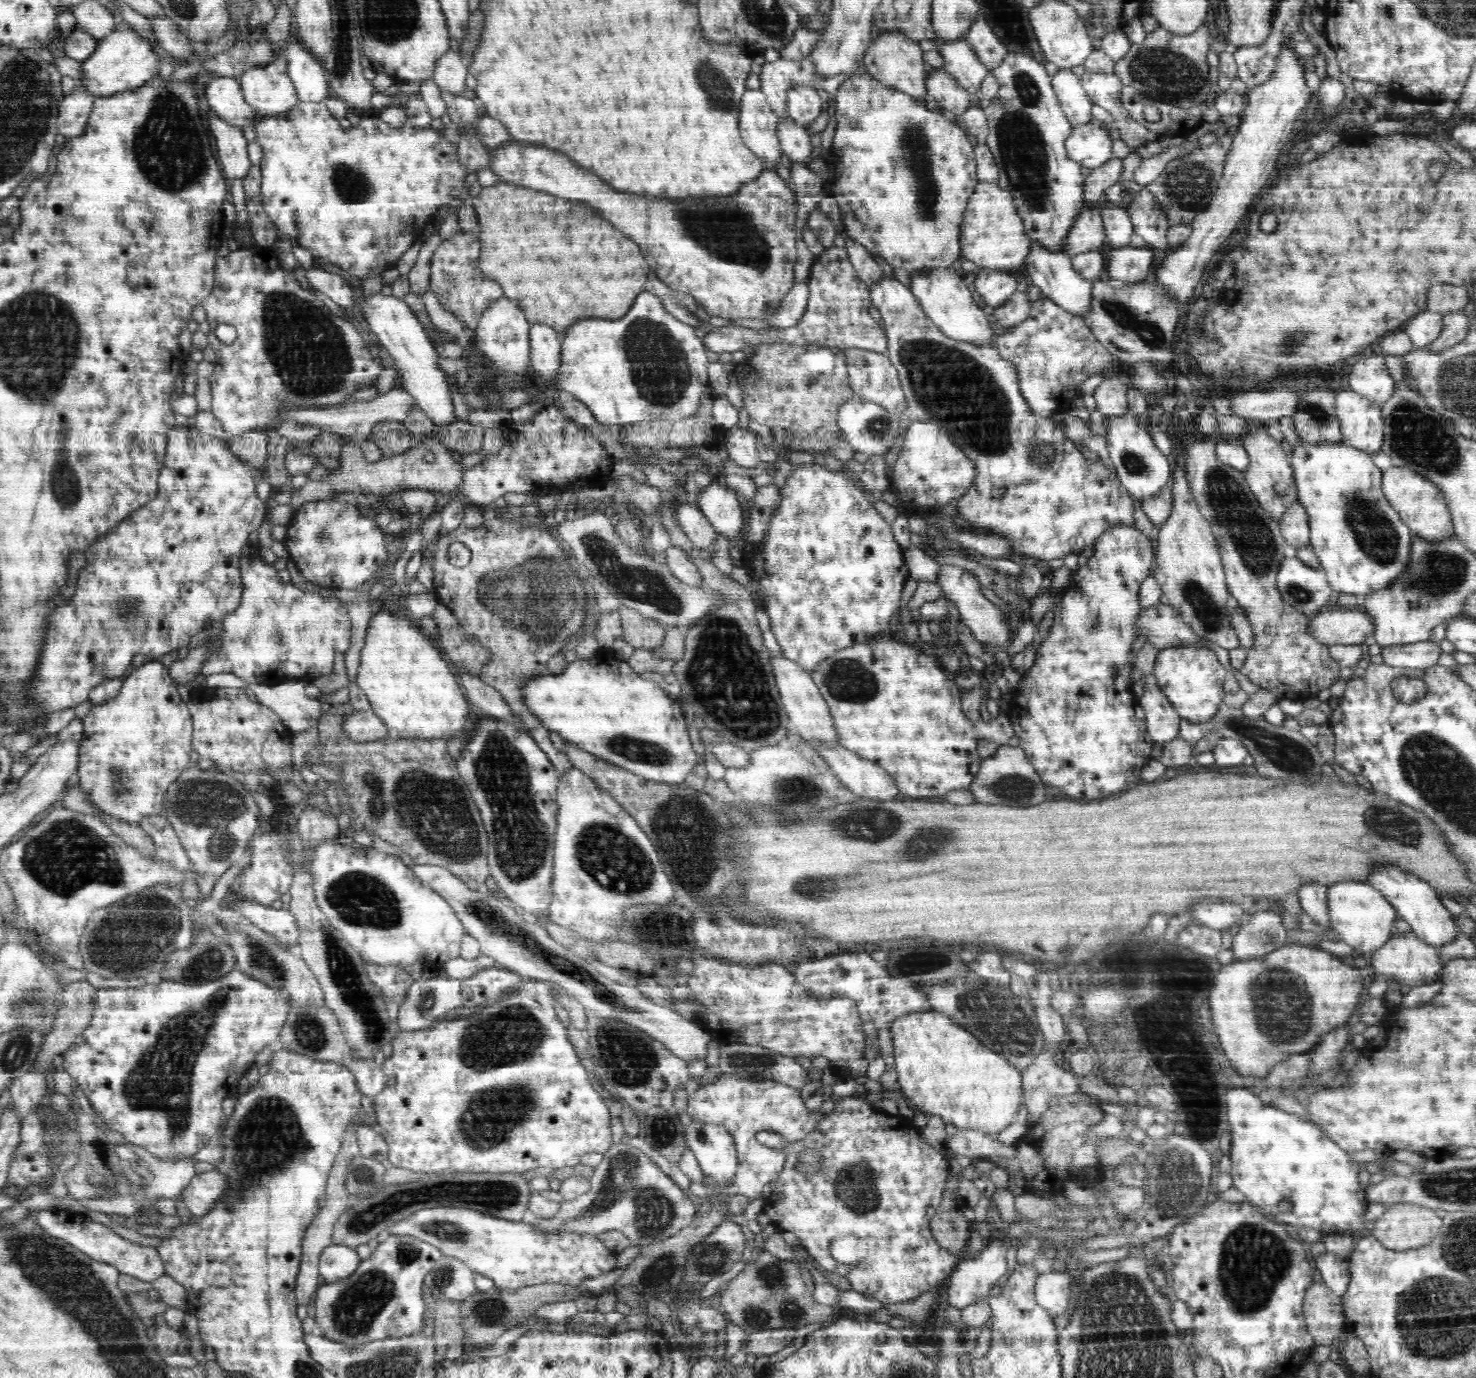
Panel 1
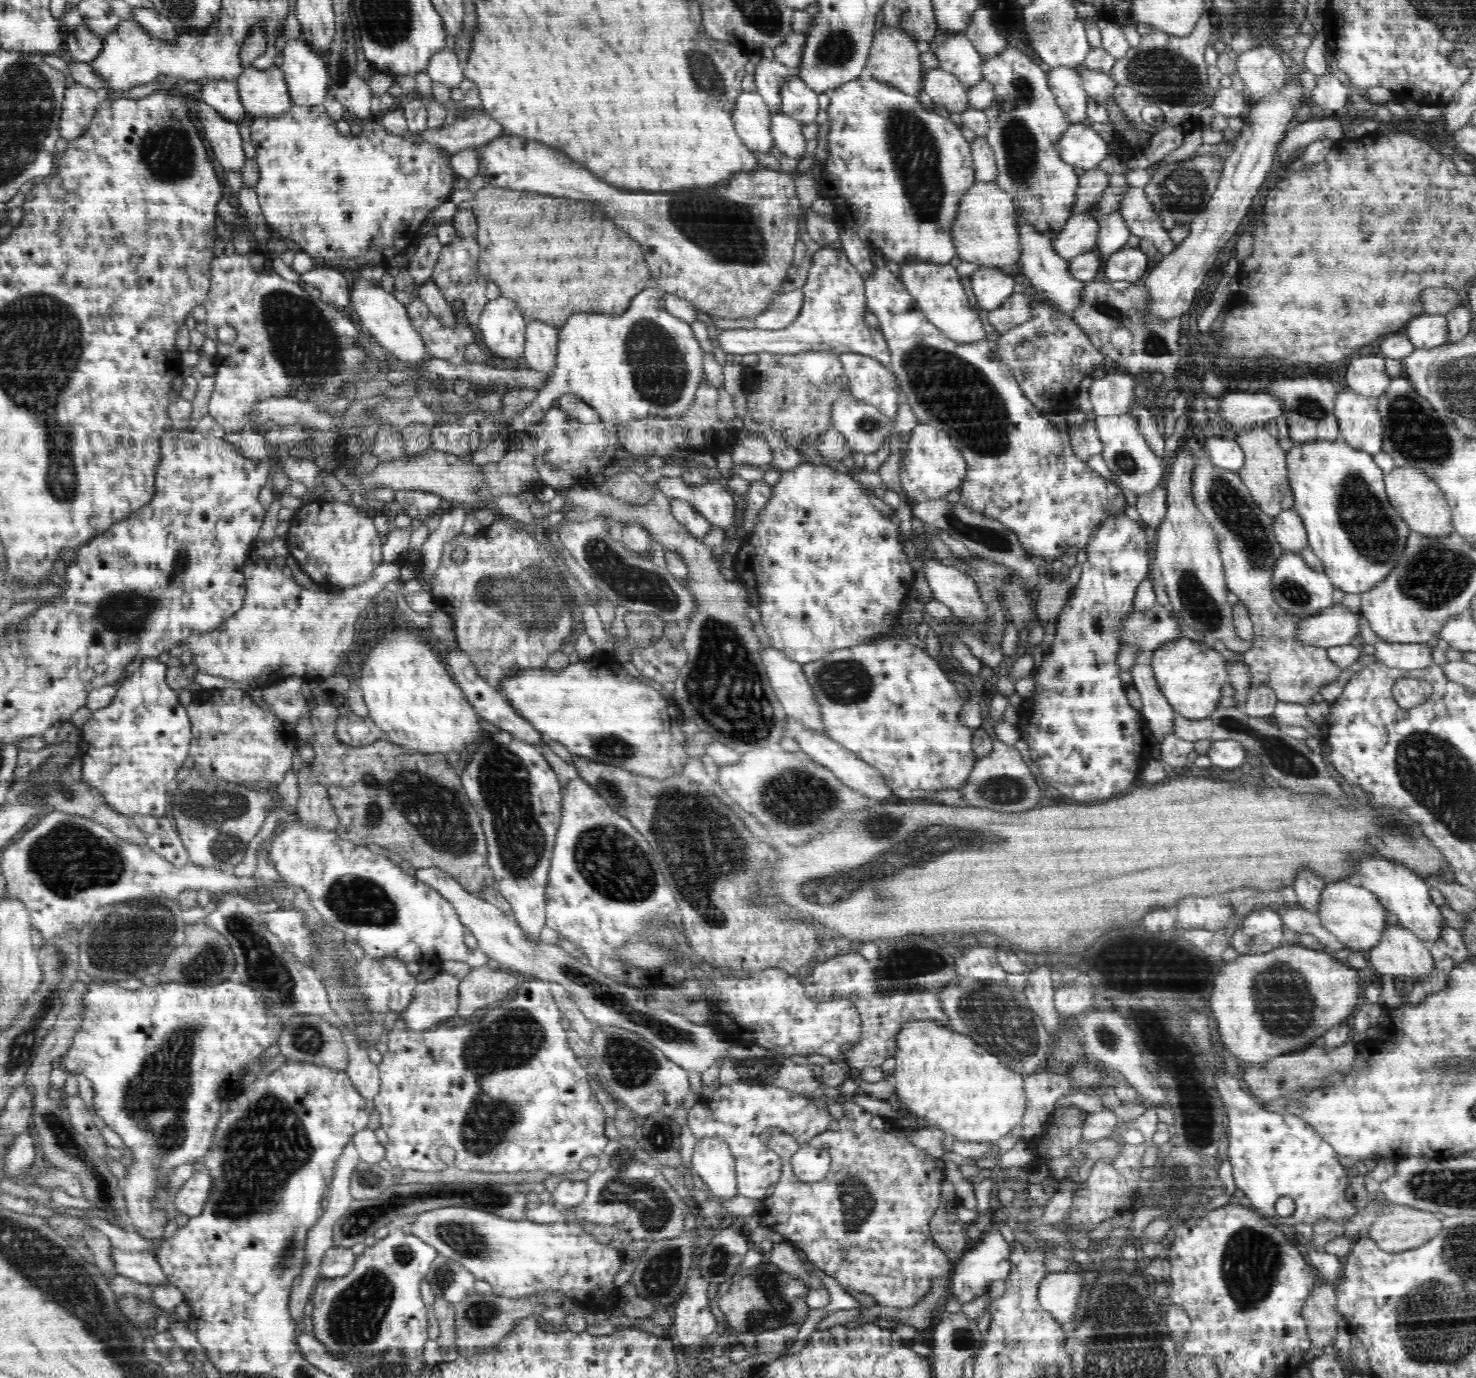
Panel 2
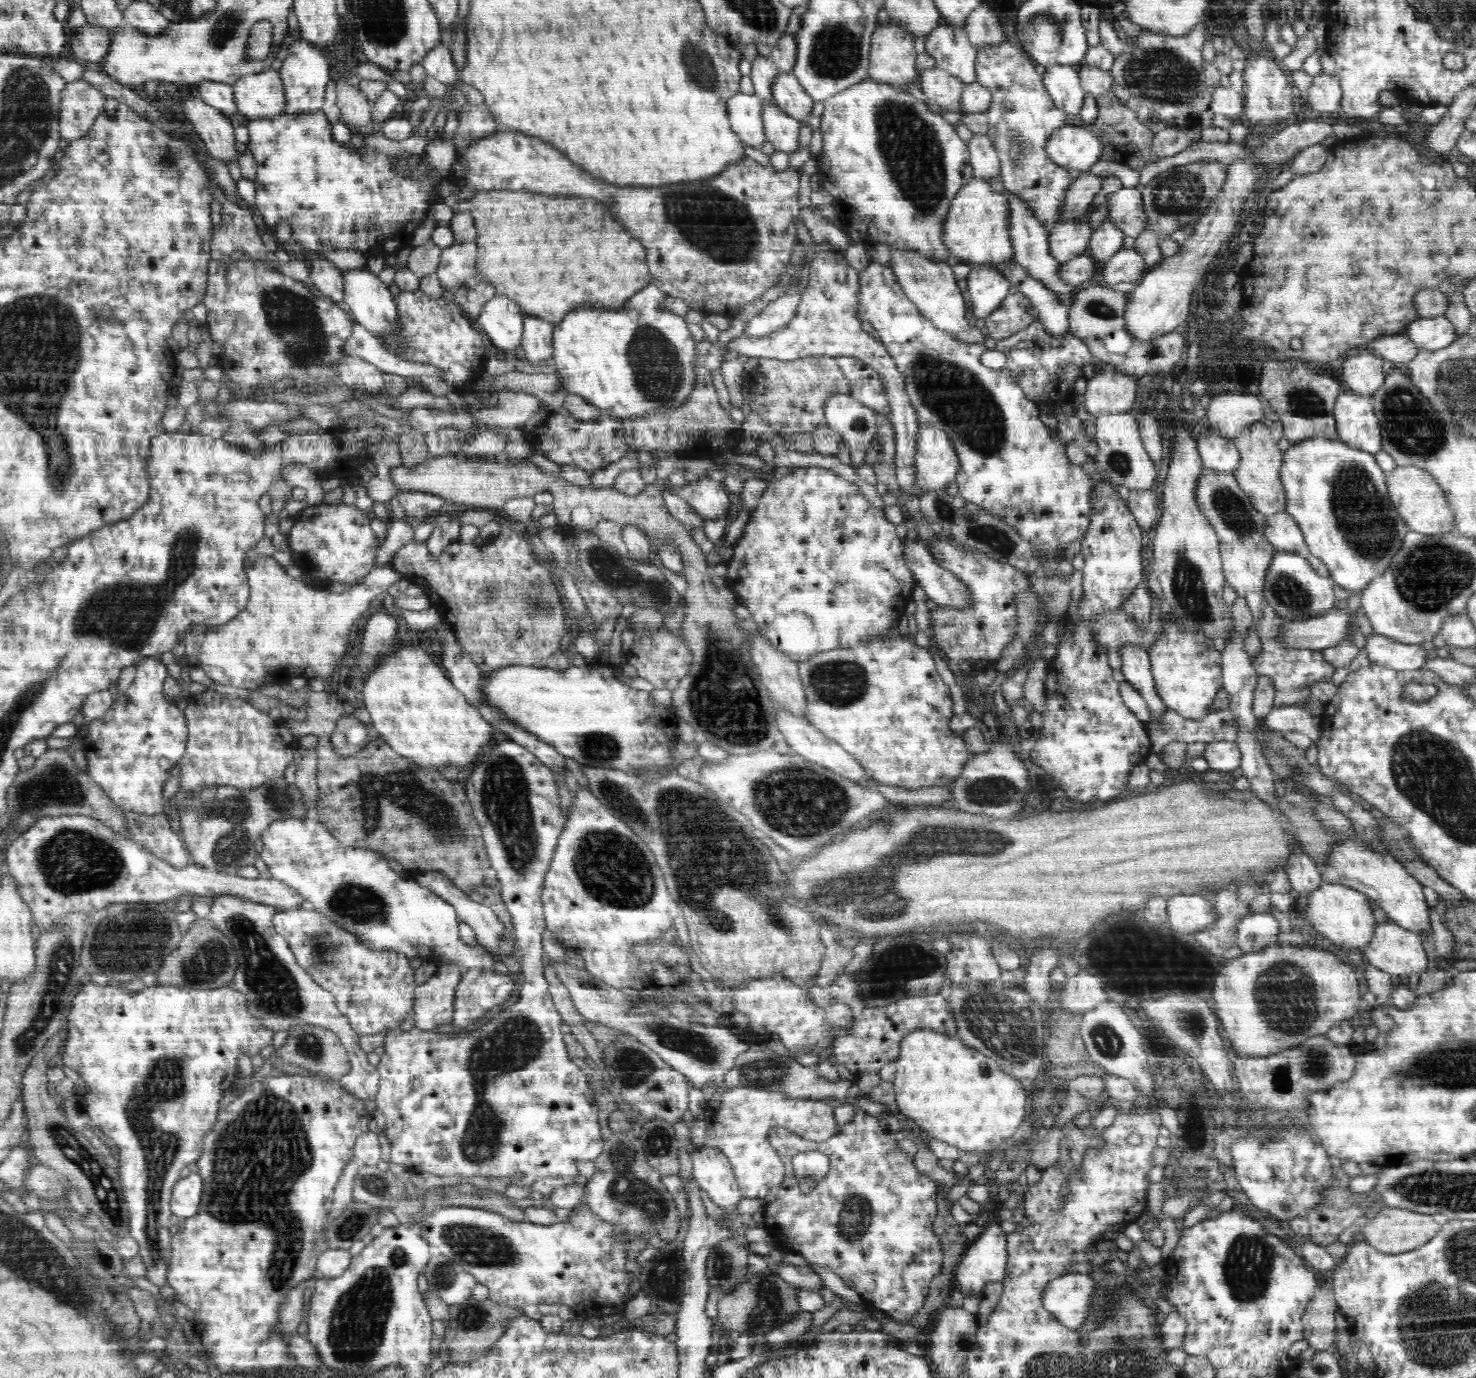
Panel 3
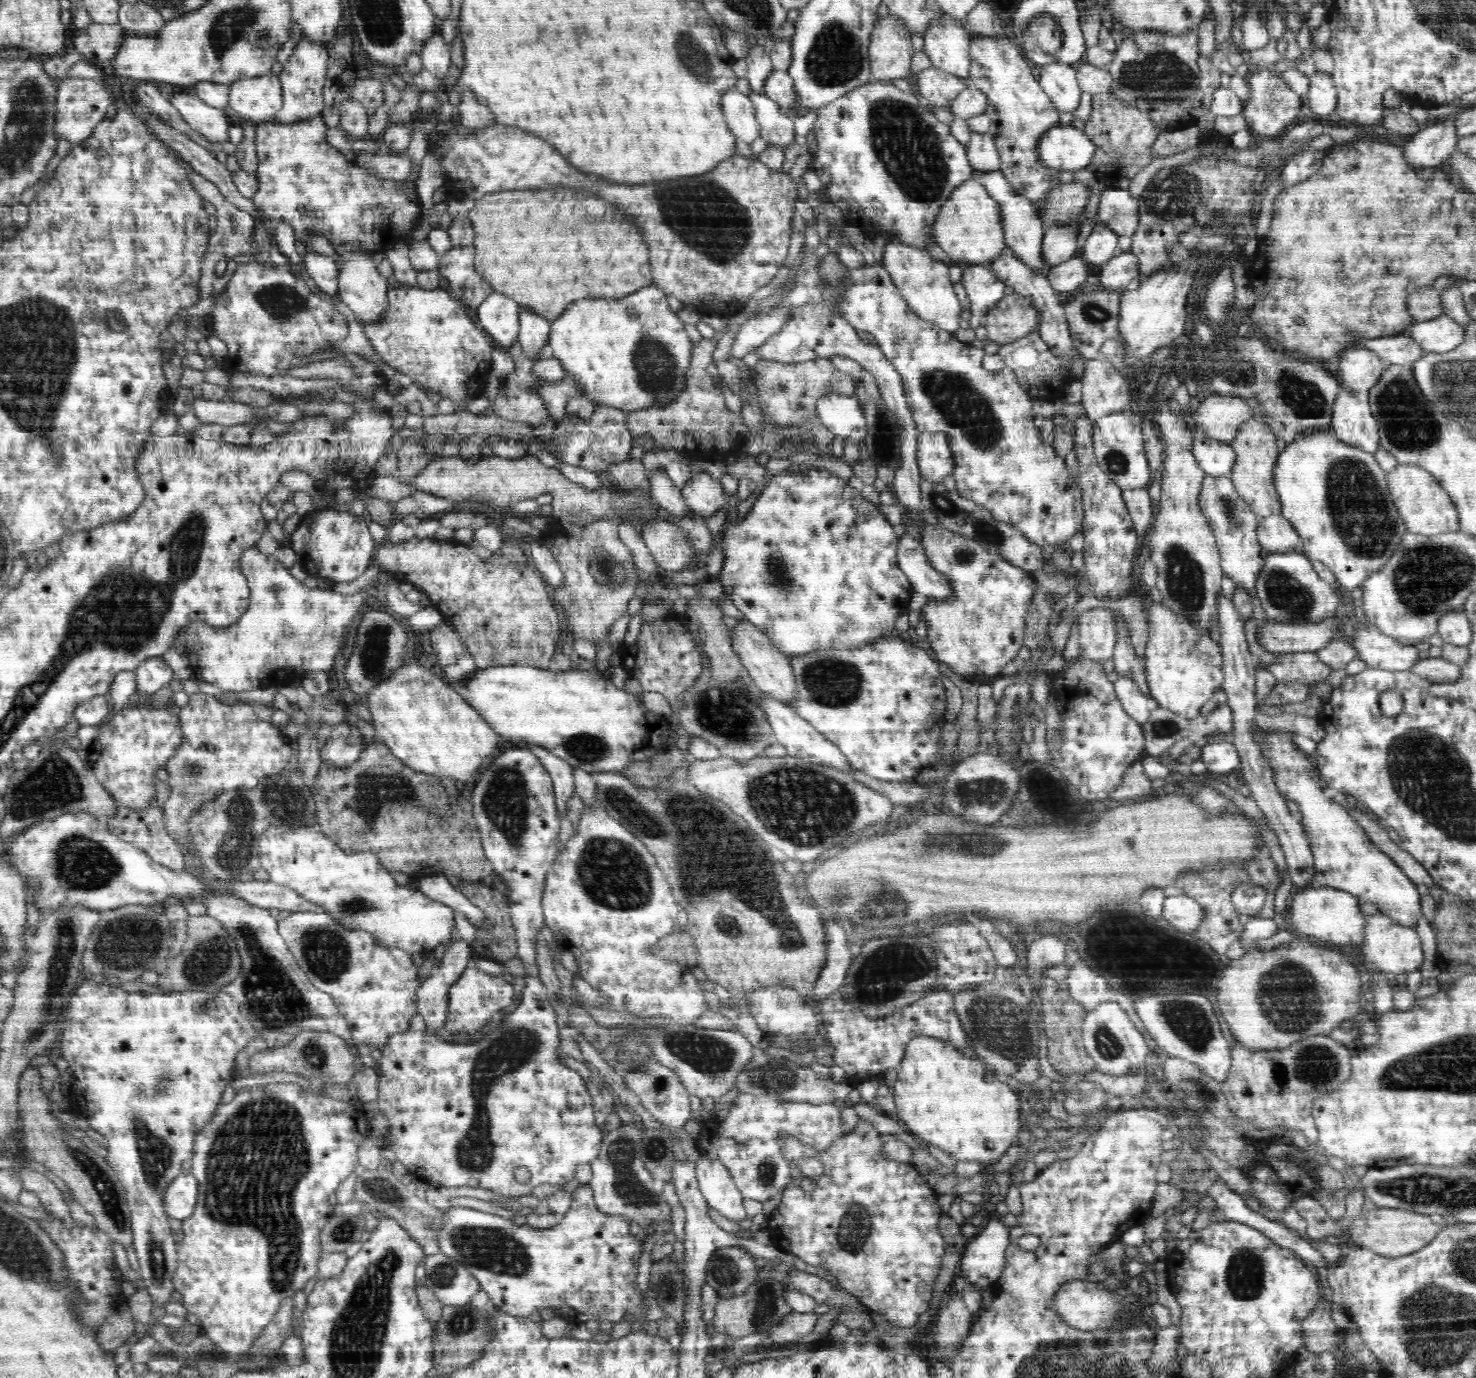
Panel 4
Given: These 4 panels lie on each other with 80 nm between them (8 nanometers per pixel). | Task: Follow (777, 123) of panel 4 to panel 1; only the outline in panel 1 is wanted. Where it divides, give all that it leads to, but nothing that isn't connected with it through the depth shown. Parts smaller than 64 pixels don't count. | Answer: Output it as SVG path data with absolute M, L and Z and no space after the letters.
M789 116L779 120L777 126L780 147L793 162L800 162L807 165L812 154L811 137L806 127L800 126Z

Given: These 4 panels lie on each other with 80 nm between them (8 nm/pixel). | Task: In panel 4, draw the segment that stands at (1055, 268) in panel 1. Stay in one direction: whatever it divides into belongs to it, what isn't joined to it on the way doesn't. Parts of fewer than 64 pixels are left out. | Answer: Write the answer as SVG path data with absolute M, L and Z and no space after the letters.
M973 170L971 179L984 186L990 197L996 199L998 205L1002 207L1001 225L1004 231L1005 243L1014 251L1014 255L1025 265L1047 275L1051 267L1045 264L1042 254L1042 243L1046 230L1032 202L1018 193L1000 170L998 172L988 172L988 174Z

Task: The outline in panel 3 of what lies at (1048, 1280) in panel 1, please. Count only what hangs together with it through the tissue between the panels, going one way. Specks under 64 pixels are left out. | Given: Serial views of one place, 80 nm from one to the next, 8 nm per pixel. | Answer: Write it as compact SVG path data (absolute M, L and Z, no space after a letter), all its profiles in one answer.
M1070 1272L1054 1278L1042 1294L1042 1304L1064 1326L1080 1328L1088 1318L1096 1278Z

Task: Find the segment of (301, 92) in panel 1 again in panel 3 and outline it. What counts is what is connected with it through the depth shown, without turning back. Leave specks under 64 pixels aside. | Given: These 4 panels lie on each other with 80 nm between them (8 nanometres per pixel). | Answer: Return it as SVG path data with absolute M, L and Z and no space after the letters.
M295 40L289 46L289 54L282 61L279 70L285 90L286 104L283 114L304 114L304 112L316 112L323 108L325 99L325 86L330 81L331 65L324 49L314 46L304 40Z

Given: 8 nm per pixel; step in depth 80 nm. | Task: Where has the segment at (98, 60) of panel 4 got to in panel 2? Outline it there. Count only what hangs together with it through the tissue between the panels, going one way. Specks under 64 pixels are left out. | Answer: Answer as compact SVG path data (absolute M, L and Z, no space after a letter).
M82 24L77 26L73 31L65 34L64 38L67 48L73 60L90 63L102 50L104 38L96 35Z

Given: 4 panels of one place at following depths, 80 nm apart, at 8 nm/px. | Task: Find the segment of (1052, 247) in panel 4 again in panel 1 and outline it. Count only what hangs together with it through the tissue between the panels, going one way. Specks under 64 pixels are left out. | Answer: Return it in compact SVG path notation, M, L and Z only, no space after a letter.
M1098 206L1084 207L1074 219L1061 252L1073 257L1098 250L1105 243L1104 222Z

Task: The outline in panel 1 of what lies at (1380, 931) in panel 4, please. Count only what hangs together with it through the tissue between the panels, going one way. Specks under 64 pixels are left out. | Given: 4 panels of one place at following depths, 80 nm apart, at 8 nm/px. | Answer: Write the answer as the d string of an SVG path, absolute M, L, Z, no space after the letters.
M1412 931L1407 933L1394 932L1390 938L1378 949L1372 952L1371 965L1377 974L1384 974L1386 978L1410 987L1434 982L1442 973L1444 966L1440 962L1438 947L1426 944Z

